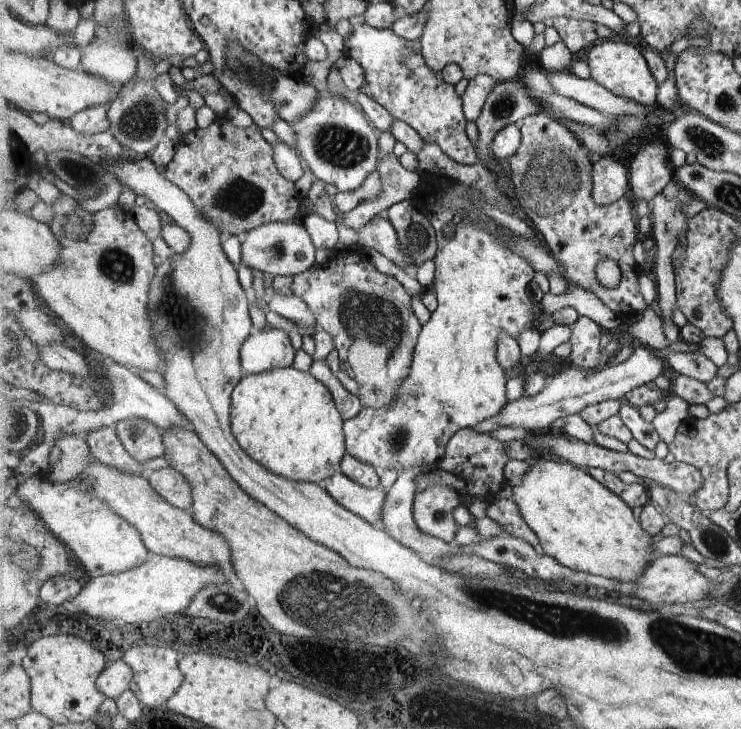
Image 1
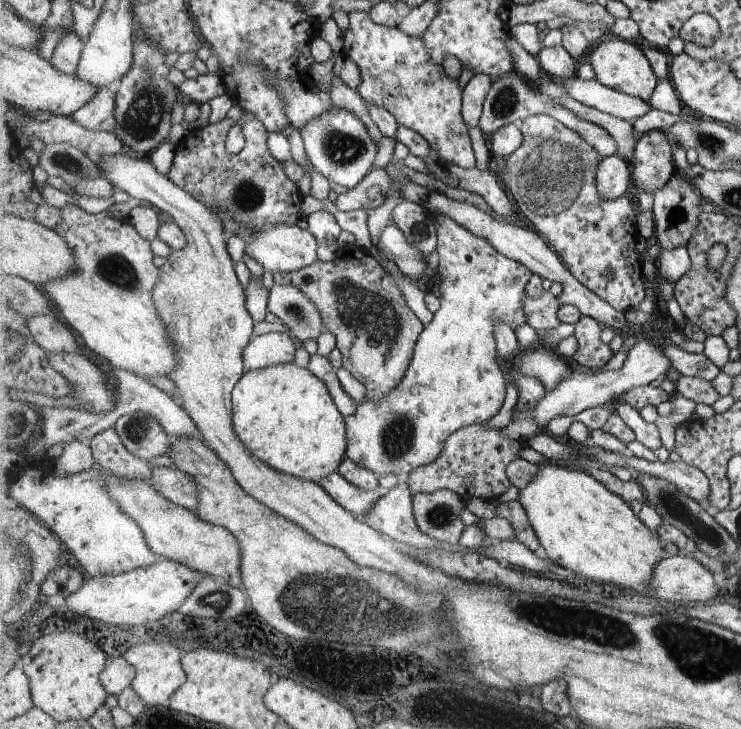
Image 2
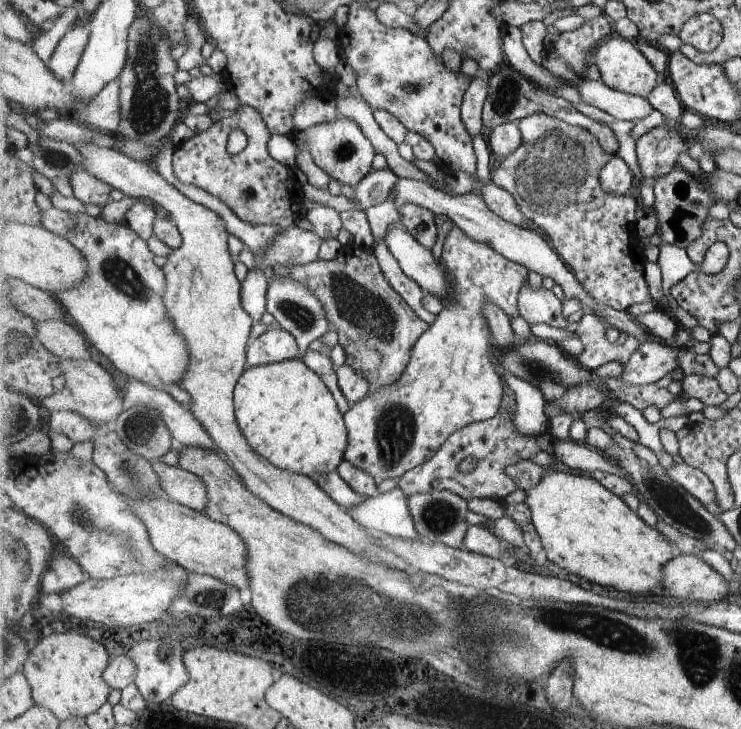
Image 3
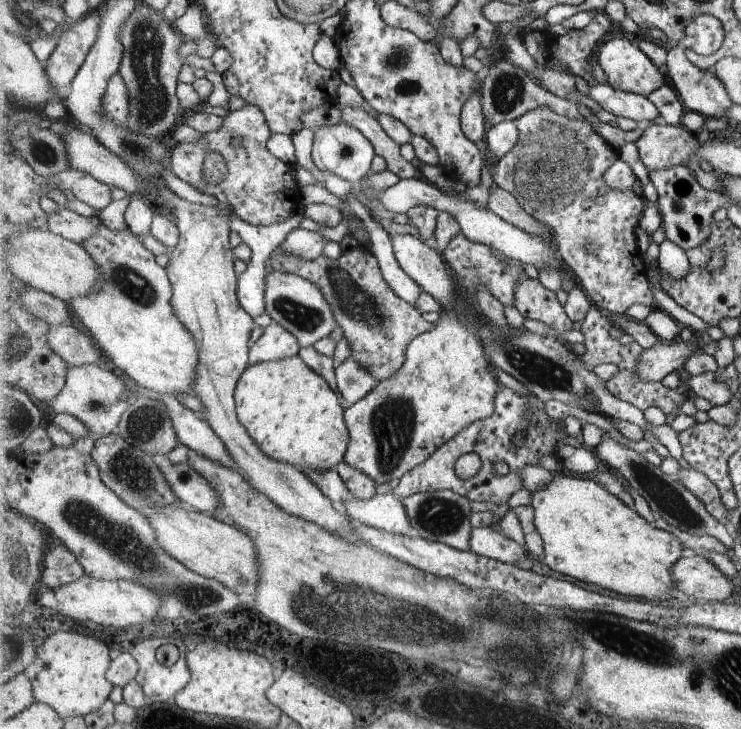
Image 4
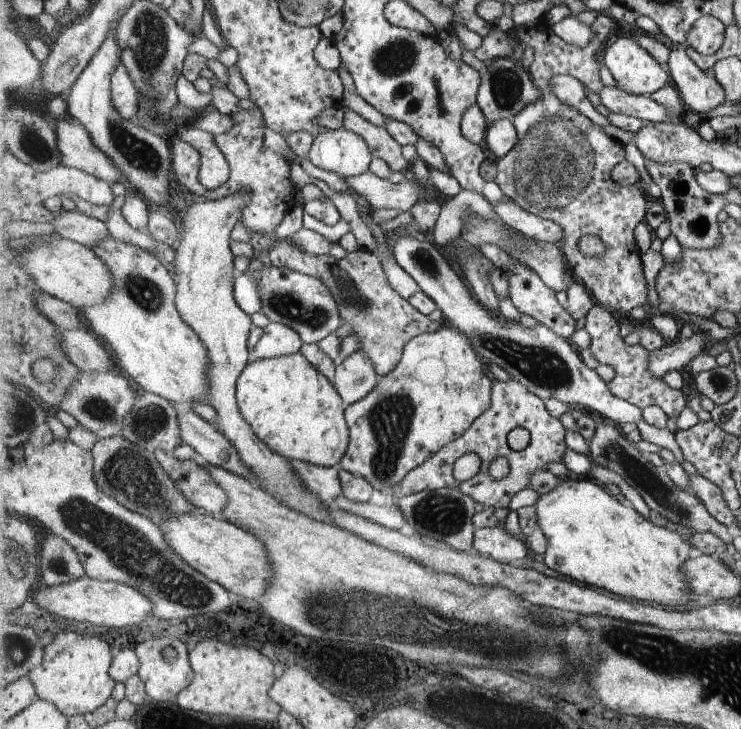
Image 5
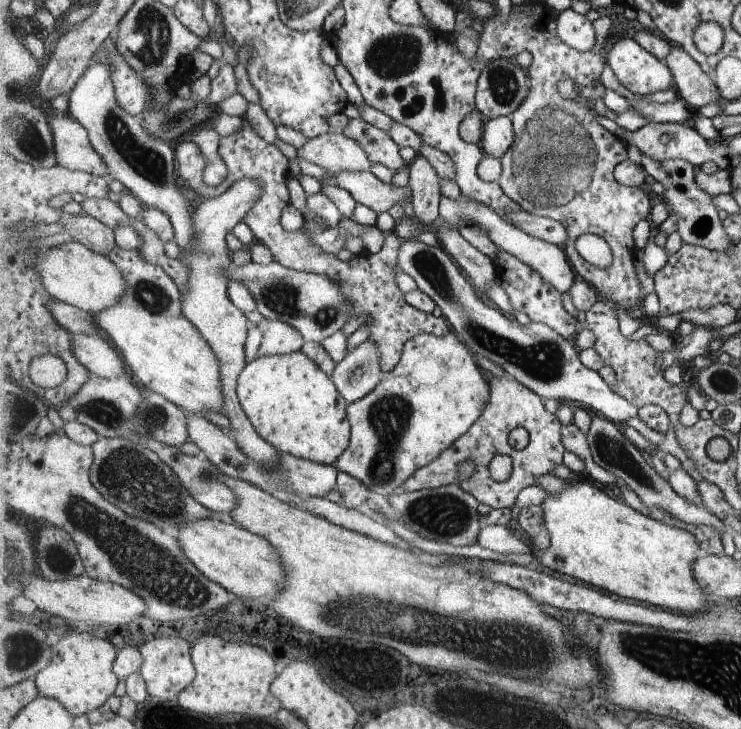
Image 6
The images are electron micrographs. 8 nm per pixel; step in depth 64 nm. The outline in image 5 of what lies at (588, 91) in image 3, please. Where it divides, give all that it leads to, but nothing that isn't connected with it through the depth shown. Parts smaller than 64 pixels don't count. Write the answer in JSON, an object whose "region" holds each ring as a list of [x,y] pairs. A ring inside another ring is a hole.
{"region":[[[616,86],[605,87],[599,97],[611,113],[636,116],[651,123],[669,122],[669,112],[665,110],[665,106],[647,95],[632,95]]]}

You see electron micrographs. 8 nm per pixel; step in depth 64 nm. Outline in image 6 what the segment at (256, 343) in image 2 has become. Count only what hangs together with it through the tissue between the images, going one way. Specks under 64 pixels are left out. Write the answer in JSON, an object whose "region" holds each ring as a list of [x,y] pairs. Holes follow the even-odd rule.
{"region":[[[270,320],[258,348],[257,357],[265,355],[284,355],[301,351],[305,338],[292,324]]]}

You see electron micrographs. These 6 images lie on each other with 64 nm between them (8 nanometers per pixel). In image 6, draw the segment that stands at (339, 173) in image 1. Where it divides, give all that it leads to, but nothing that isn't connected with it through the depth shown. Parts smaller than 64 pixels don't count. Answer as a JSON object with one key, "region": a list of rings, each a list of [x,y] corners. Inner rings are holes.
{"region":[[[335,130],[308,138],[305,146],[296,149],[295,157],[291,160],[291,170],[287,170],[288,178],[299,172],[299,159],[313,162],[329,173],[369,171],[374,165],[358,142]]]}

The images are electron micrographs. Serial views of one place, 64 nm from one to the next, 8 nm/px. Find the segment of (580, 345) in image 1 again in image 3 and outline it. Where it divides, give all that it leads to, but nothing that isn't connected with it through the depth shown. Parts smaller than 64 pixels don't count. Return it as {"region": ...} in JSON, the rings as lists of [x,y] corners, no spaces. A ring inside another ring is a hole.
{"region":[[[587,312],[579,323],[576,333],[584,348],[576,358],[590,371],[597,370],[599,366],[613,360],[627,366],[630,358],[642,345],[635,337],[629,337],[621,345],[609,342],[605,336],[605,330],[609,327],[606,320],[597,313]]]}

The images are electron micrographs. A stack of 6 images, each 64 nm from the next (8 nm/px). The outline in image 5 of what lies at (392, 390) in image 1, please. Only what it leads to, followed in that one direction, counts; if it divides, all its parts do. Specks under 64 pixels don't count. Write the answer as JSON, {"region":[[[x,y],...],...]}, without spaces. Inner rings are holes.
{"region":[[[287,237],[287,240],[277,242],[277,250],[271,248],[271,258],[277,266],[316,276],[326,282],[338,300],[344,322],[350,324],[351,334],[360,338],[361,346],[365,348],[366,355],[373,359],[381,378],[397,368],[405,345],[412,338],[438,331],[446,325],[444,318],[431,320],[395,290],[386,275],[382,256],[377,252],[359,249],[343,259],[337,259],[331,255],[308,253]]]}

